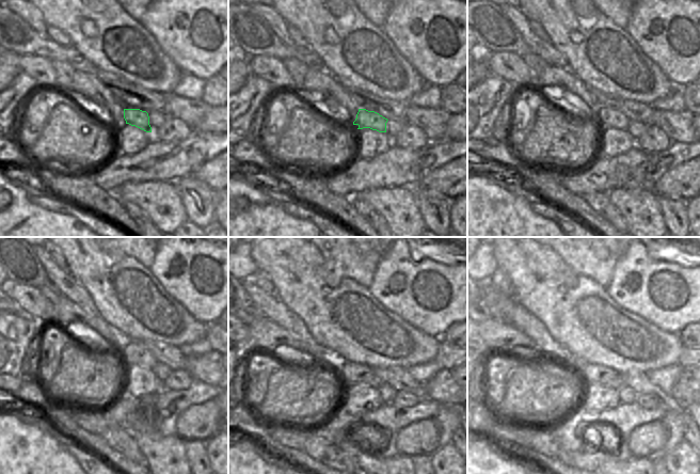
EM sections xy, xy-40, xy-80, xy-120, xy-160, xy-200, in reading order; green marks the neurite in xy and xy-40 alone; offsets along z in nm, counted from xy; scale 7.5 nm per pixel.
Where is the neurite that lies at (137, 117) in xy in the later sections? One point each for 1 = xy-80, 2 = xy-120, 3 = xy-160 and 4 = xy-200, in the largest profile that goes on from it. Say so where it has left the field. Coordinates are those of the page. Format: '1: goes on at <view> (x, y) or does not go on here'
1: goes on at xy-80 (606, 117)
2: goes on at xy-120 (134, 353)
3: goes on at xy-160 (355, 374)
4: goes on at xy-200 (590, 373)

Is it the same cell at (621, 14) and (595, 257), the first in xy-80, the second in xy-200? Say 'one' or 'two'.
one

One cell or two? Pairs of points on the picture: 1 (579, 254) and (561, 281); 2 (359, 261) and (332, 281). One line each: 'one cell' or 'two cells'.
1: two cells
2: one cell

